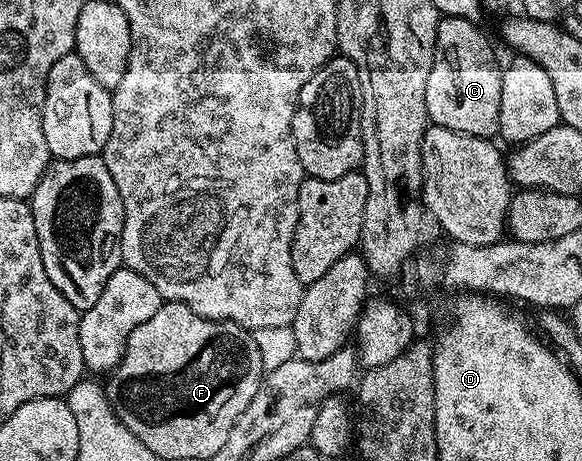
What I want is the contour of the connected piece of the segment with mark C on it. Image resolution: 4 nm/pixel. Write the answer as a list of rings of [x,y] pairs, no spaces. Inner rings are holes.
[[[444,16],[437,27],[435,58],[429,71],[429,83],[425,83],[425,107],[430,124],[449,127],[449,131],[461,131],[474,137],[494,138],[499,132],[501,111],[501,79],[503,69],[495,62],[495,53],[485,34],[474,21]]]

